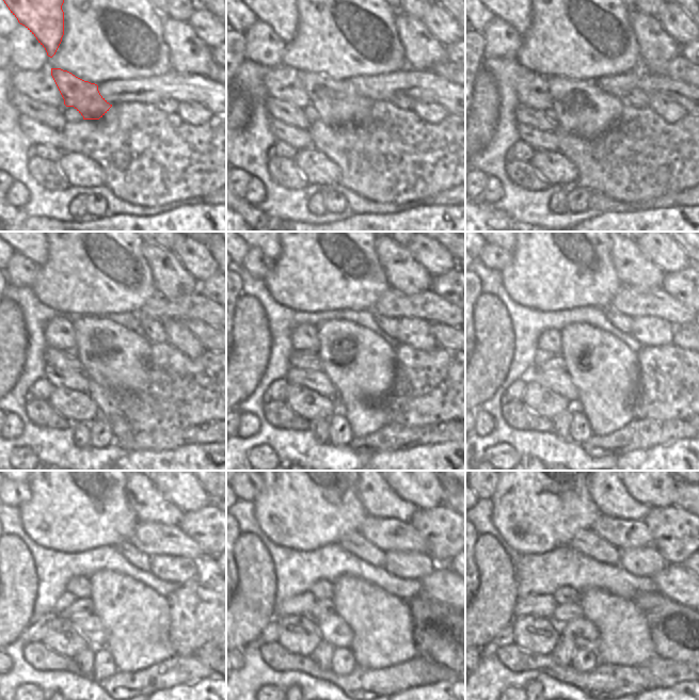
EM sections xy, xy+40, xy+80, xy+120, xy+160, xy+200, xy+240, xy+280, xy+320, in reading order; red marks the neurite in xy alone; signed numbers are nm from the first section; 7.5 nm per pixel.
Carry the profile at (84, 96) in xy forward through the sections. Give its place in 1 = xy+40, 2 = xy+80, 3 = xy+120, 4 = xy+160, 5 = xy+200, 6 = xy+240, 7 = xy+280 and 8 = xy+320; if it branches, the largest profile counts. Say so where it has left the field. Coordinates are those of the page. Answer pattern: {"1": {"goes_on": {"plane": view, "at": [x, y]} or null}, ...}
{"1": {"goes_on": {"plane": "xy+40", "at": [337, 102]}}, "2": {"goes_on": {"plane": "xy+80", "at": [583, 110]}}, "3": {"goes_on": {"plane": "xy+120", "at": [112, 355]}}, "4": {"goes_on": {"plane": "xy+160", "at": [361, 365]}}, "5": {"goes_on": {"plane": "xy+200", "at": [604, 370]}}, "6": {"goes_on": {"plane": "xy+240", "at": [137, 618]}}, "7": {"goes_on": {"plane": "xy+280", "at": [382, 625]}}, "8": {"goes_on": {"plane": "xy+320", "at": [625, 639]}}}

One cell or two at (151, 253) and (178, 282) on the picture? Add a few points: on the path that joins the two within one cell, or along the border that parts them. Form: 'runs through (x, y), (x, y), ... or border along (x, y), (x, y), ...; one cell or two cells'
runs through (158, 260), (171, 274); one cell

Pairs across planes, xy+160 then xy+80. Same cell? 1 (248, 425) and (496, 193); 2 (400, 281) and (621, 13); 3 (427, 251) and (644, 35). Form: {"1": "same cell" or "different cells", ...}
{"1": "same cell", "2": "different cells", "3": "different cells"}

